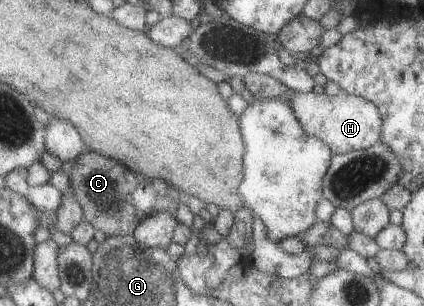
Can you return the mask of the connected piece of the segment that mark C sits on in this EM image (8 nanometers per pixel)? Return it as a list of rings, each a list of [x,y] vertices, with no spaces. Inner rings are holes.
[[[87,150],[81,154],[72,166],[69,176],[76,198],[84,210],[85,221],[103,232],[106,237],[134,234],[145,218],[163,210],[175,215],[179,203],[184,201],[179,188],[167,180],[136,174],[123,163],[95,151]]]

